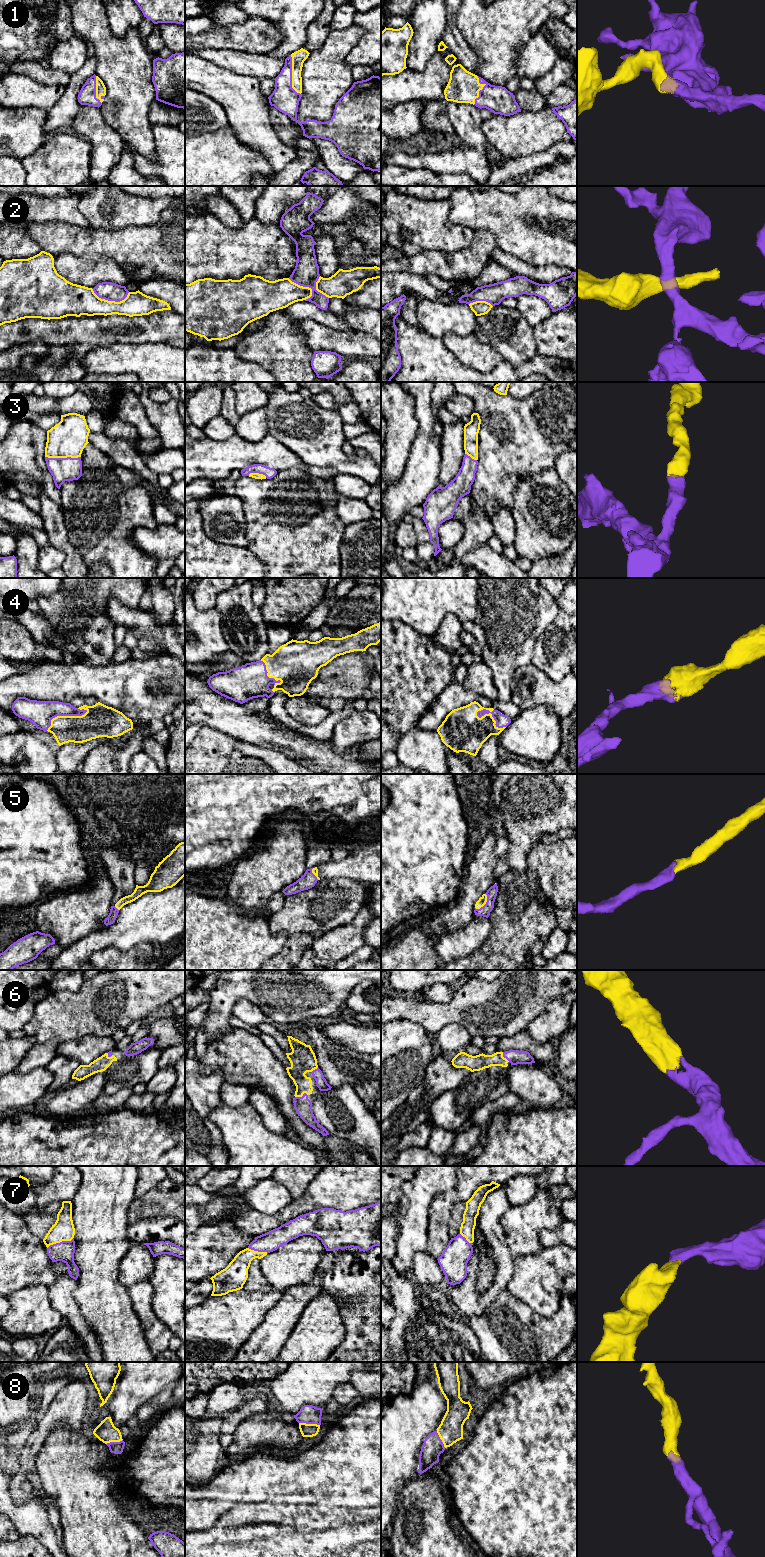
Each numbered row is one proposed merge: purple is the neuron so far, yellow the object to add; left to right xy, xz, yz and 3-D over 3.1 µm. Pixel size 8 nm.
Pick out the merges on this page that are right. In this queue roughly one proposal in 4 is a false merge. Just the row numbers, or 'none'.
1, 3, 4, 5, 6, 7, 8

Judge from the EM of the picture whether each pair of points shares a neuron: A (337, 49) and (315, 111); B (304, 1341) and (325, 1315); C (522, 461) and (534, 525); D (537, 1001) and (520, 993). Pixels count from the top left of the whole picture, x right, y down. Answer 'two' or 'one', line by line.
A: one
B: one
C: two
D: one

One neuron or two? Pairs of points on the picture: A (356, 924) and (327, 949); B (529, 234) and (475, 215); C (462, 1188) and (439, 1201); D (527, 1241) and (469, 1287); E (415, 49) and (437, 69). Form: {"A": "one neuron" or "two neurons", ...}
{"A": "one neuron", "B": "one neuron", "C": "one neuron", "D": "two neurons", "E": "two neurons"}

